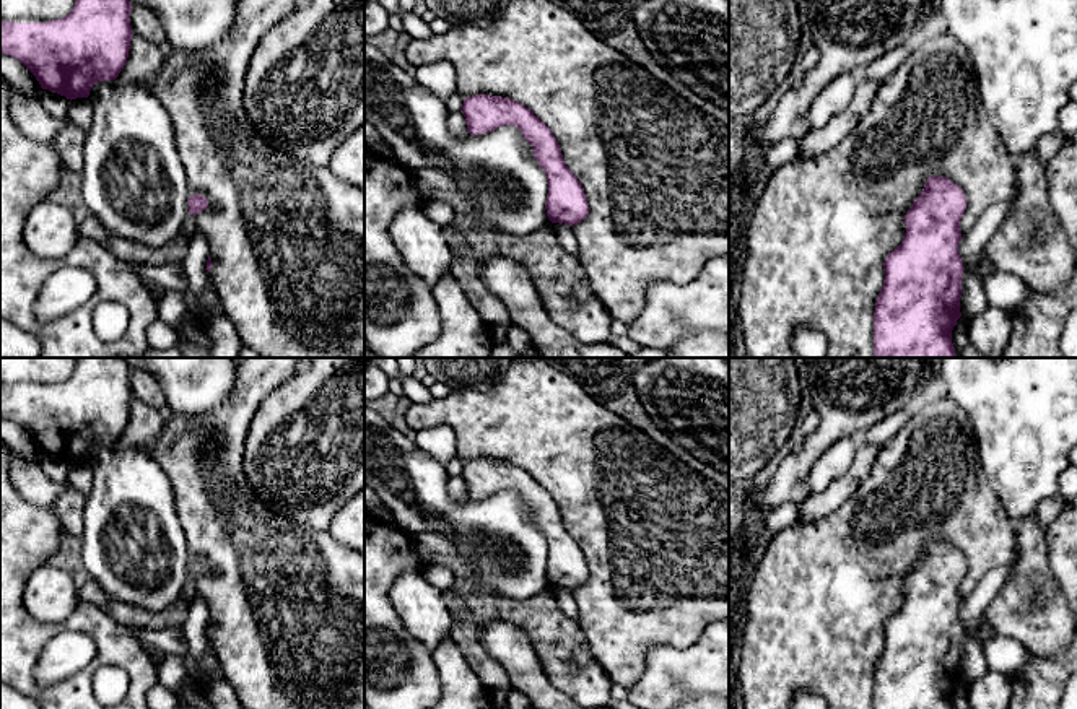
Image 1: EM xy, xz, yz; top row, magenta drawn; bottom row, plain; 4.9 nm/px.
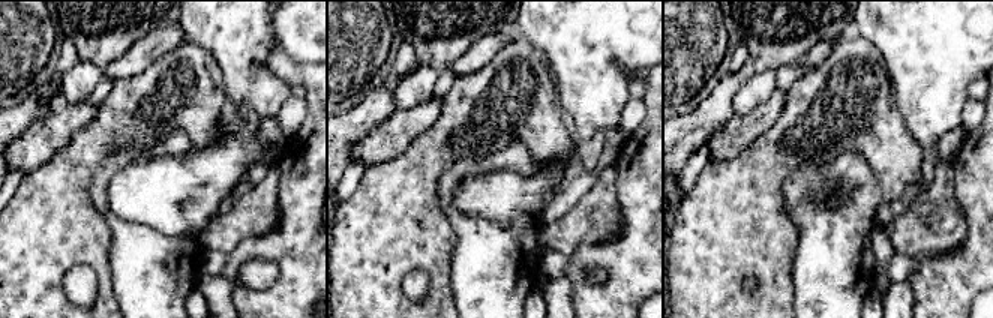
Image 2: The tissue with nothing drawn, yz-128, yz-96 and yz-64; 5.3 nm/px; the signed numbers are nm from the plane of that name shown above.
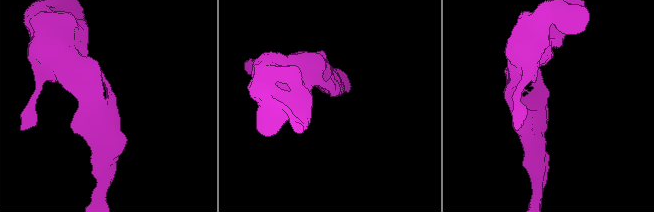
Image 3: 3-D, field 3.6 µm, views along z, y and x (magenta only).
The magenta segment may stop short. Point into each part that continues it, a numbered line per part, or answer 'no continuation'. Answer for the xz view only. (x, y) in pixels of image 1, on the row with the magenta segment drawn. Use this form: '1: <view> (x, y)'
no continuation

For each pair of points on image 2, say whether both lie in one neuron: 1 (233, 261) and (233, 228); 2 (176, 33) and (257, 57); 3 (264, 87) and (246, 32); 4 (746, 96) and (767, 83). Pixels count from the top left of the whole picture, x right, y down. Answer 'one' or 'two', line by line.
1: two
2: two
3: one
4: one

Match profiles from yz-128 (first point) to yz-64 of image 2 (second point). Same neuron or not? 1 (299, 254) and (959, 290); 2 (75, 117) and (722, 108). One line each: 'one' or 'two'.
1: one
2: two

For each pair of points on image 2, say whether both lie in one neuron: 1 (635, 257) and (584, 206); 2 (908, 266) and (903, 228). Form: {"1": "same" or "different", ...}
{"1": "different", "2": "different"}

